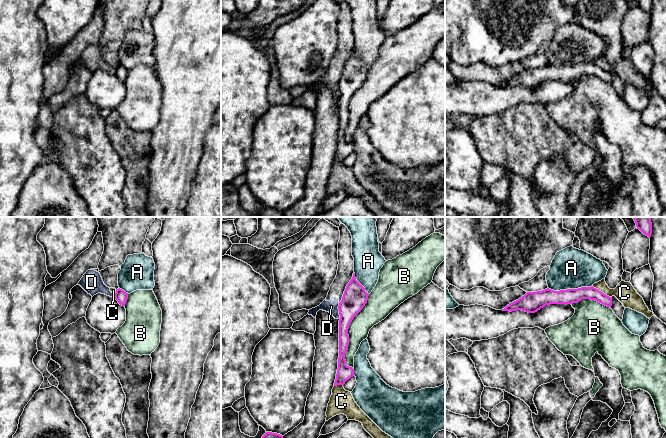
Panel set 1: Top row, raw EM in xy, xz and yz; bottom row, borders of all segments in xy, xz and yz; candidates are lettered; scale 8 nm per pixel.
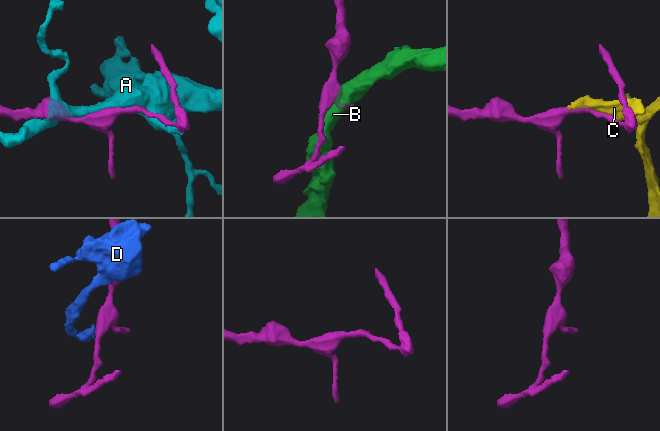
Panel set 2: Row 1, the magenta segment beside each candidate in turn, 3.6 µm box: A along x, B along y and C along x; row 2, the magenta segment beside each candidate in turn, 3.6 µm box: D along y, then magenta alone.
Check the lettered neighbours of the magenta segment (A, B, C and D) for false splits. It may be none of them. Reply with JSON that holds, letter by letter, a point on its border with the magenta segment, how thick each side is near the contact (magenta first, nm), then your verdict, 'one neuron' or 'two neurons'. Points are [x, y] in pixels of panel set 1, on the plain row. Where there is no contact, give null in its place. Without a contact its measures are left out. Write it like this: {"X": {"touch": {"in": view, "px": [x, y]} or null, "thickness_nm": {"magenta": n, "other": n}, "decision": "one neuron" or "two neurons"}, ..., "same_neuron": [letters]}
{"A": {"touch": {"in": "yz", "px": [570, 65]}, "thickness_nm": {"magenta": 130, "other": 320}, "decision": "two neurons"}, "B": {"touch": {"in": "xz", "px": [347, 109]}, "thickness_nm": {"magenta": 180, "other": 180}, "decision": "two neurons"}, "C": {"touch": {"in": "yz", "px": [600, 67]}, "thickness_nm": {"magenta": 120, "other": 160}, "decision": "two neurons"}, "D": {"touch": {"in": "xz", "px": [339, 87]}, "thickness_nm": {"magenta": 190, "other": 100}, "decision": "two neurons"}, "same_neuron": []}

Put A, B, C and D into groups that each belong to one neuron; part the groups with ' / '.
A / B / C D

